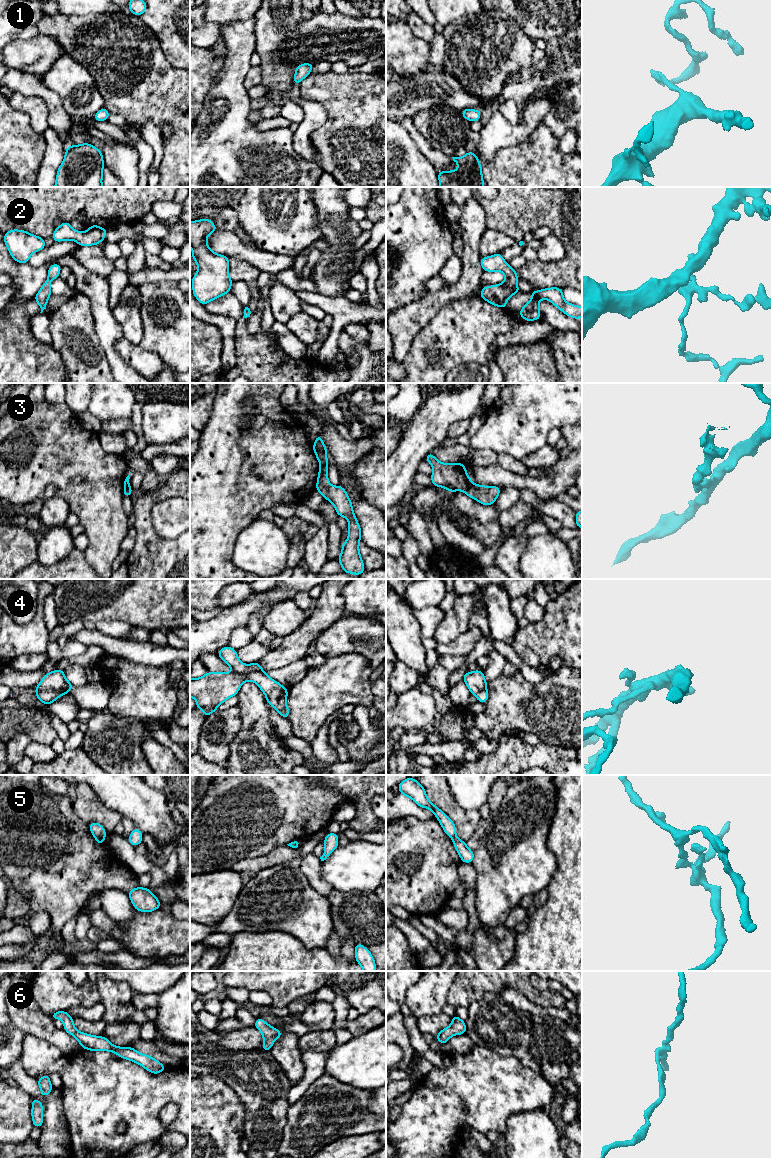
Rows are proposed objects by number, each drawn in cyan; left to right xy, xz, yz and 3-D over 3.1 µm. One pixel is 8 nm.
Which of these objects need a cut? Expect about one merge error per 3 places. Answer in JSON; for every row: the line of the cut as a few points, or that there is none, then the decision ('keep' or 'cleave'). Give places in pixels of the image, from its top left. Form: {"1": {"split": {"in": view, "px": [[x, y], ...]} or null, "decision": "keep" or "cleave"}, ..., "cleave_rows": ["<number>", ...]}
{"1": {"split": null, "decision": "keep"}, "2": {"split": null, "decision": "keep"}, "3": {"split": {"in": "yz", "px": [[471, 482], [465, 491]]}, "decision": "cleave"}, "4": {"split": {"in": "xy", "px": [[69, 691], [38, 691], [36, 693]]}, "decision": "cleave"}, "5": {"split": {"in": "yz", "px": [[455, 835], [452, 838]]}, "decision": "cleave"}, "6": {"split": null, "decision": "keep"}, "cleave_rows": ["3", "4", "5"]}

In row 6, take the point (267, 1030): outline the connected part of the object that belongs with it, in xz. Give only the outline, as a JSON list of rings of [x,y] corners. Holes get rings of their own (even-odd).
[[[257,1018],[254,1027],[263,1034],[262,1050],[265,1051],[270,1051],[275,1040],[283,1035],[281,1031],[267,1024],[262,1018]]]

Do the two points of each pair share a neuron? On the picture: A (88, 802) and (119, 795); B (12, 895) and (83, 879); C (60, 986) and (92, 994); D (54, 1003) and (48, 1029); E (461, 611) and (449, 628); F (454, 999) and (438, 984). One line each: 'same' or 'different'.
A: different
B: different
C: same
D: different
E: same
F: different

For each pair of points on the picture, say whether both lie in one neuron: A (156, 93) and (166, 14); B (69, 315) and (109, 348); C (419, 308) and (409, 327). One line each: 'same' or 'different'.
A: different
B: different
C: same

